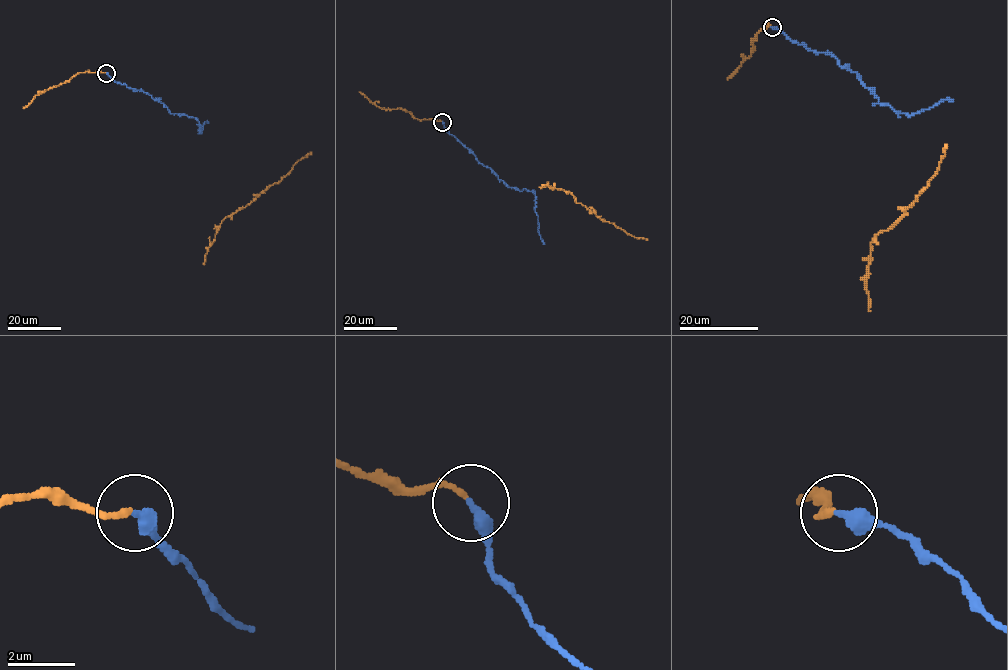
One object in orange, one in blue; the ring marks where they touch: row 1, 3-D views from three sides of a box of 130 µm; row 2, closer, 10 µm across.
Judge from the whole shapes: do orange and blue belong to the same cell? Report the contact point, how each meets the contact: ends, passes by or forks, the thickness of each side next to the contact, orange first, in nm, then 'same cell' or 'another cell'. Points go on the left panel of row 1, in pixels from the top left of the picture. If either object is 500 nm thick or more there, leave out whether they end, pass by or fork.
at (106, 73); orange ends there; blue ends there; 160 nm thick on the orange side, 420 nm on the other; same cell

